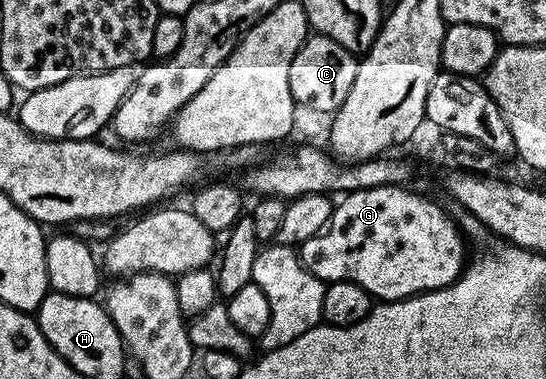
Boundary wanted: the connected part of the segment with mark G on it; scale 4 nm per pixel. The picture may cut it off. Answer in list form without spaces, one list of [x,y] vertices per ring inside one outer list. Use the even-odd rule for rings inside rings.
[[[387,185],[355,190],[342,200],[344,202],[340,206],[338,203],[332,209],[327,229],[298,247],[303,267],[313,272],[313,276],[320,278],[324,284],[355,282],[368,290],[372,299],[399,302],[403,298],[414,298],[417,294],[428,294],[430,290],[451,286],[463,273],[464,235],[456,222],[437,205],[434,197],[402,185]]]

